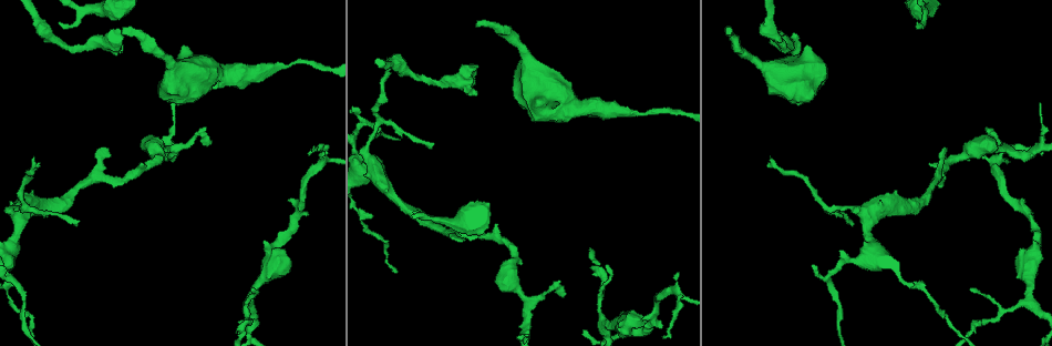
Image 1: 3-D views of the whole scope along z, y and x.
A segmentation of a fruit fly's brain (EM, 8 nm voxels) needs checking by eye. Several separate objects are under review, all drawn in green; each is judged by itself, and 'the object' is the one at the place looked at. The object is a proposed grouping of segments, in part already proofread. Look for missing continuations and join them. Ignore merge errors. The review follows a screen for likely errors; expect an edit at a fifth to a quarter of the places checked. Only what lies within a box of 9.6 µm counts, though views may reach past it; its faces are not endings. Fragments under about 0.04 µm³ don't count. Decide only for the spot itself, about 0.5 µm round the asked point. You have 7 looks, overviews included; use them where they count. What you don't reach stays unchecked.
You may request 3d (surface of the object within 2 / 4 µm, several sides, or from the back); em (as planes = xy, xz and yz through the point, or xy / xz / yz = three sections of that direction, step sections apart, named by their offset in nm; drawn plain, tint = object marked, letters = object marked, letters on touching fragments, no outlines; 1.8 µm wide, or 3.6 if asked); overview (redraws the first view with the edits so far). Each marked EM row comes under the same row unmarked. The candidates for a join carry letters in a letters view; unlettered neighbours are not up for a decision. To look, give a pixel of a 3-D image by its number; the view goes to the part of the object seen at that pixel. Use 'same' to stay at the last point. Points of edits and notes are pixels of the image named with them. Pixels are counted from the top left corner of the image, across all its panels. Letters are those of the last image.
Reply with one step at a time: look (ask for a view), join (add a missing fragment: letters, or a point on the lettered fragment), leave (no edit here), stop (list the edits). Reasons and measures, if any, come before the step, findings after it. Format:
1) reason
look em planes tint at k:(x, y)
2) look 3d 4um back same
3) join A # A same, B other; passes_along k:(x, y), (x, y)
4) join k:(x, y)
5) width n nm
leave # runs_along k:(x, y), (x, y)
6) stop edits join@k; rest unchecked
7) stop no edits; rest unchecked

an open end
look em yz step 4 letters at 1:(123, 46)

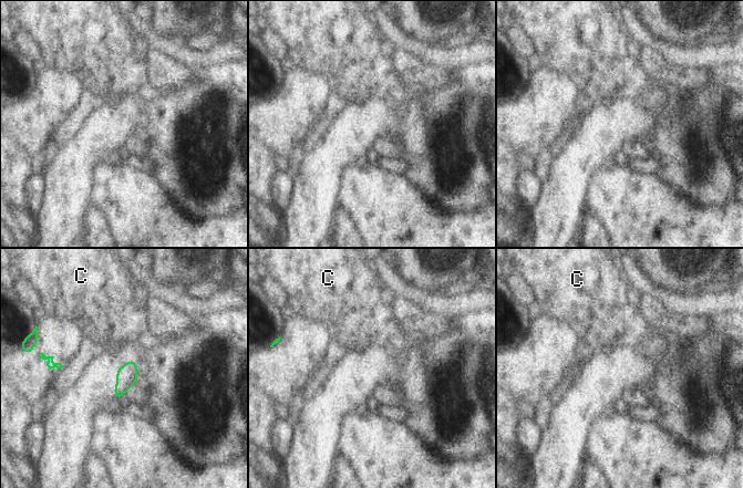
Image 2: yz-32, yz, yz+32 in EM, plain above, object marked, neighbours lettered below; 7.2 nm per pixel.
look em planes letters same

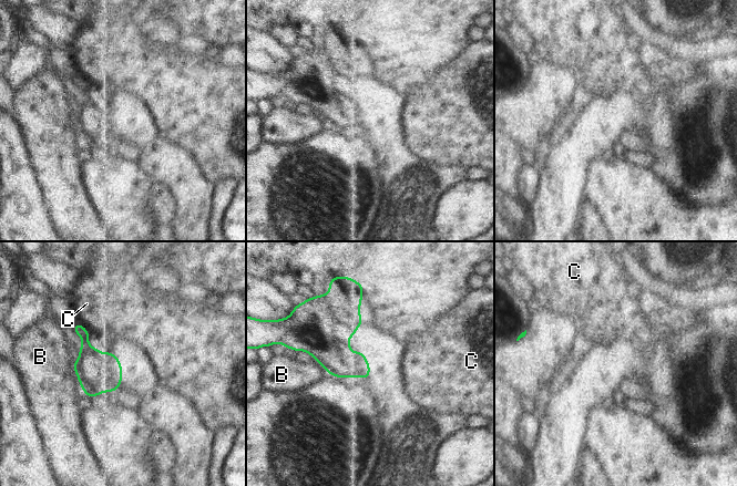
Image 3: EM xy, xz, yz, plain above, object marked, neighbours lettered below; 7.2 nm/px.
width 190 nm
leave # B other, C other; border 3:(73, 360), (73, 372), (89, 397); no lettered fragment goes on from it

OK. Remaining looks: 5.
branch stops here
look em yz step 8 letters at 1:(727, 35)

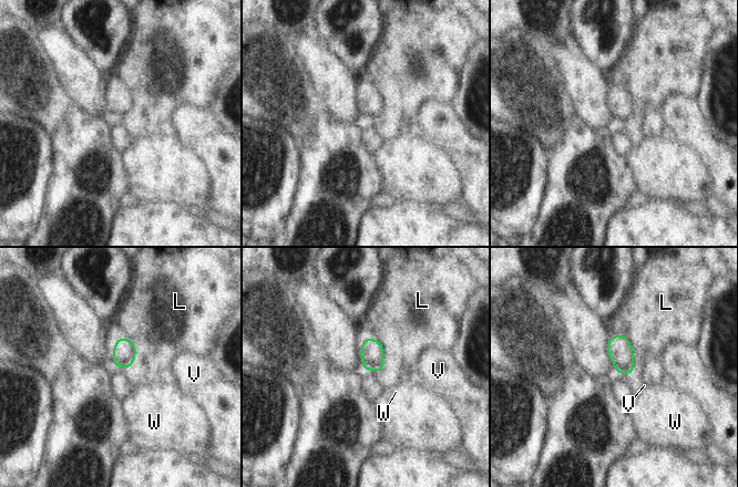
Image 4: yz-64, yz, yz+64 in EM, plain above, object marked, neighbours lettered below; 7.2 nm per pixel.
cut it another way
look em planes letters same

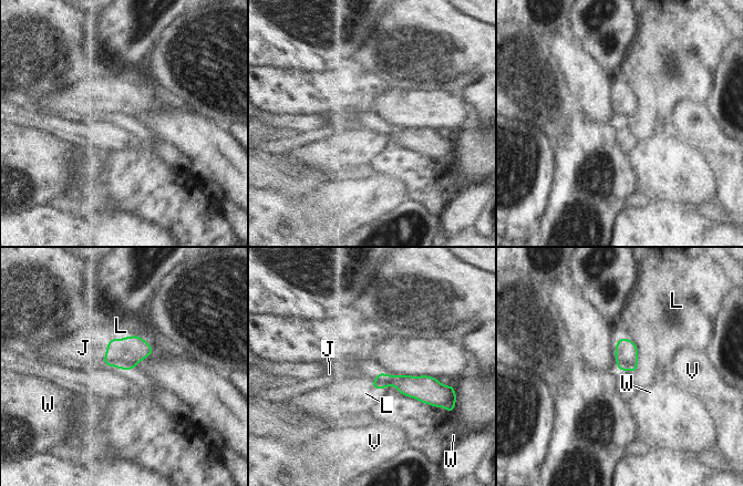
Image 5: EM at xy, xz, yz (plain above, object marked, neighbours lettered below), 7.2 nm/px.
longest_contact L 280 nm
join 5:(83, 348) # J same, L other, V other, W other; the cell continues

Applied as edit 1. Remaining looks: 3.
branch stops here
look em yz step 8 tint at 1:(412, 212)

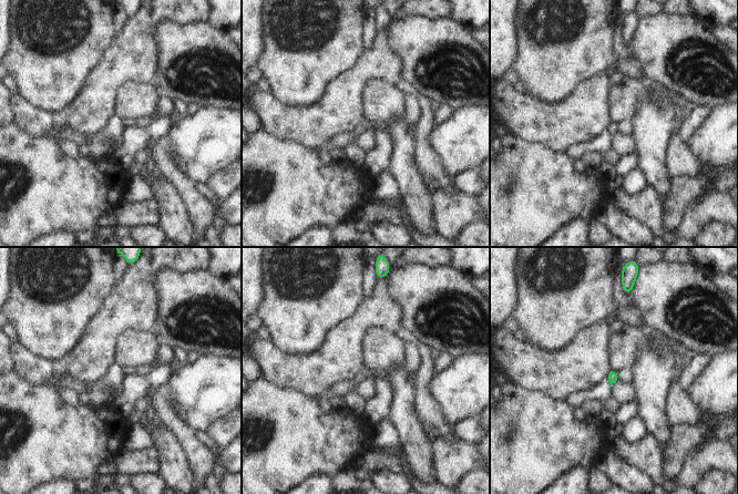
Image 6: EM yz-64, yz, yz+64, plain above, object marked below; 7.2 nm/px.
look em planes letters same

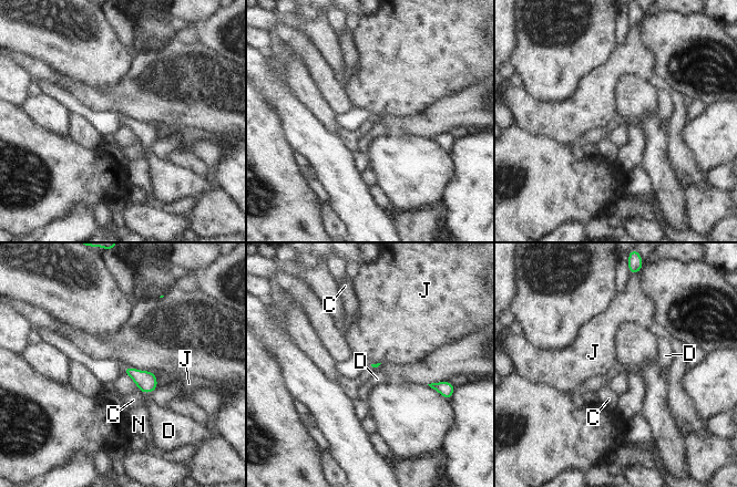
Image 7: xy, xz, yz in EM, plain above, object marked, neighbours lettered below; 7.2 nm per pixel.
join 7:(137, 417) # C other, D other, J other, N same; it goes on there

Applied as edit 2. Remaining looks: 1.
stop edits join@5, join@7; rest unchecked

